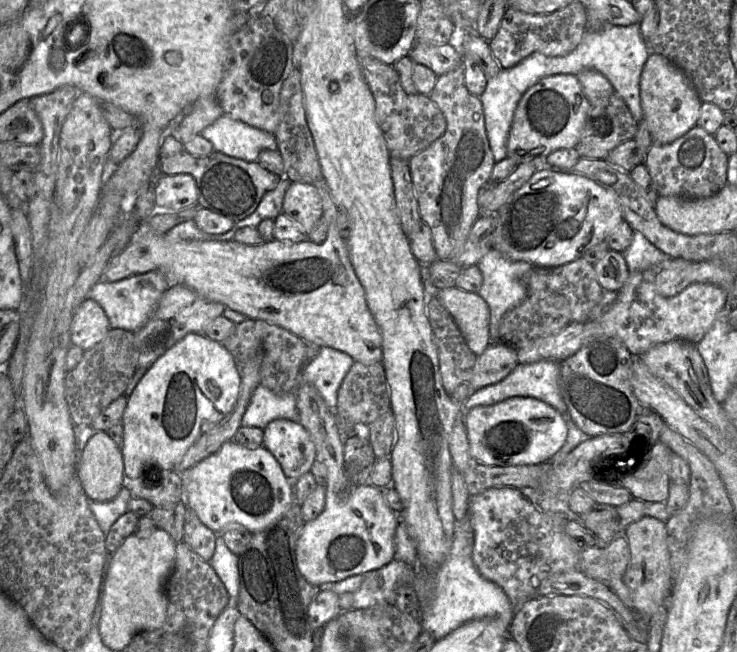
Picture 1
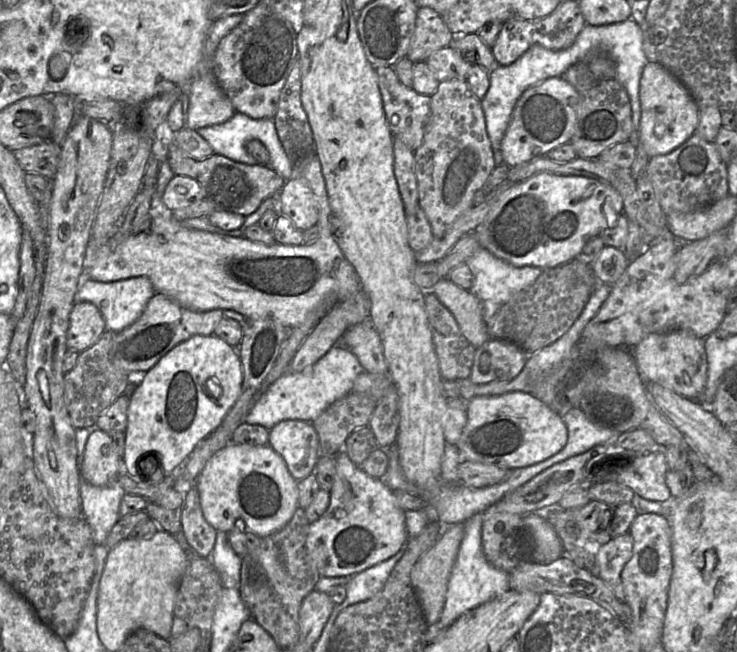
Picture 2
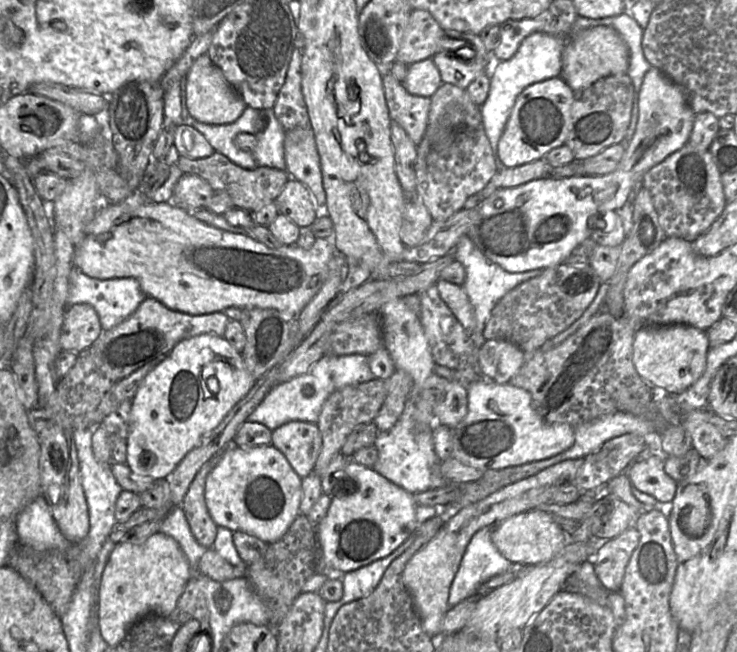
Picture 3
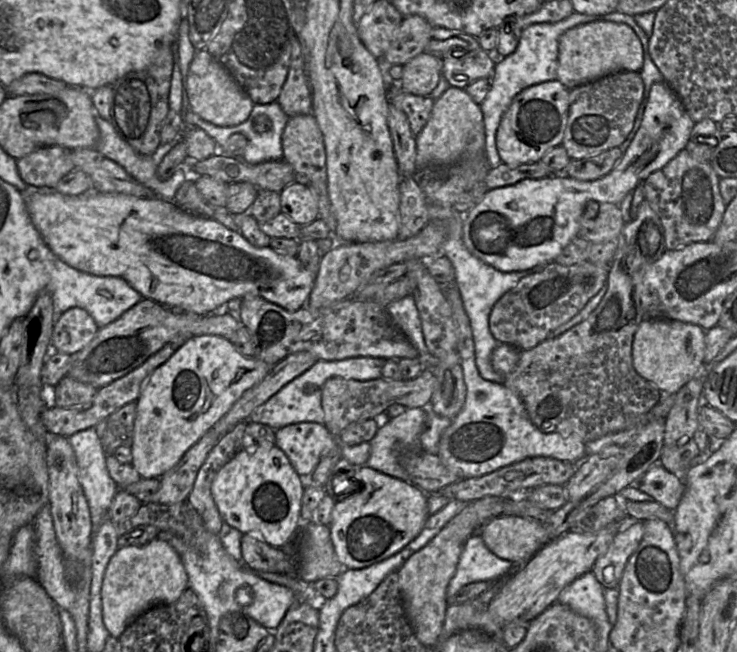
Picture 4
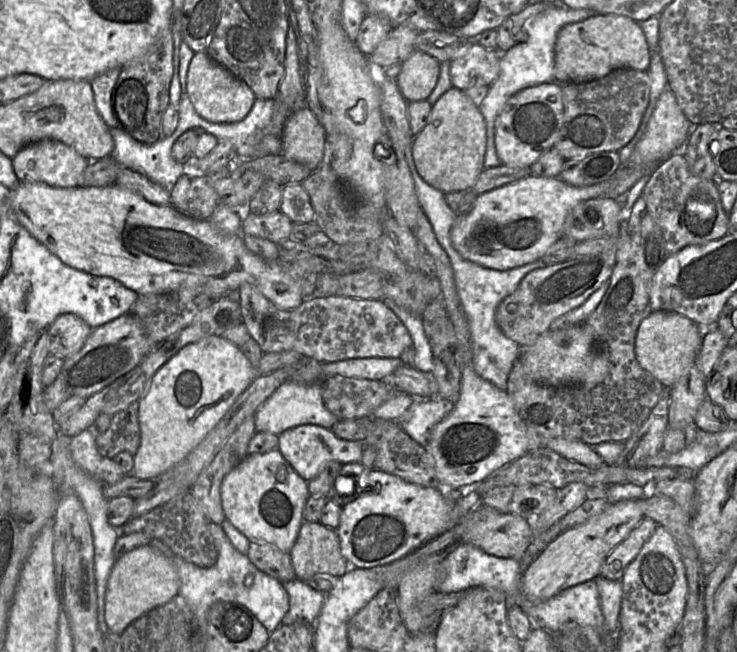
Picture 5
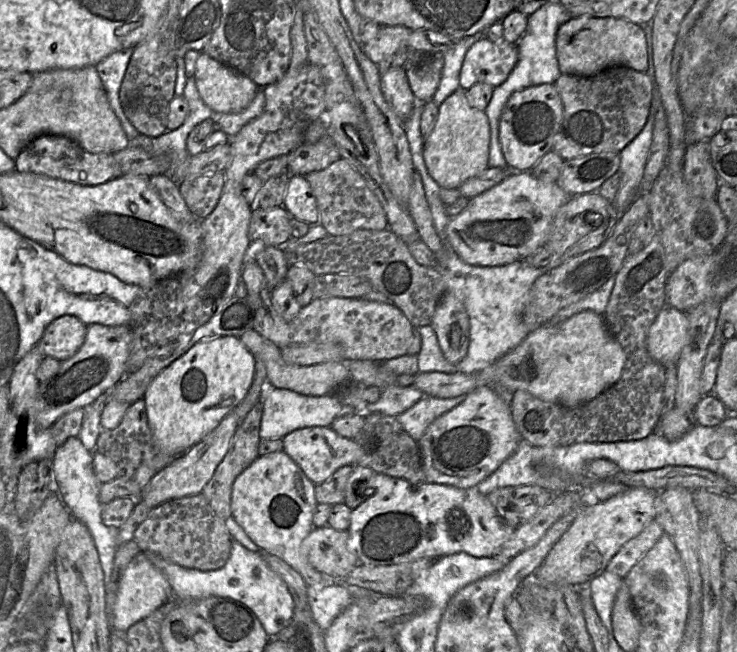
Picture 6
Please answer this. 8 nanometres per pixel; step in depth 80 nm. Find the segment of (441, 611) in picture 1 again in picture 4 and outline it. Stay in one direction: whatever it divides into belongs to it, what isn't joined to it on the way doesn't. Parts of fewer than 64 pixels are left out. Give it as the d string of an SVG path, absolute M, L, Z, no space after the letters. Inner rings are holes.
M474 533L464 545L456 572L447 587L447 598L453 597L468 584L501 579L513 566L512 562L492 553L480 534Z

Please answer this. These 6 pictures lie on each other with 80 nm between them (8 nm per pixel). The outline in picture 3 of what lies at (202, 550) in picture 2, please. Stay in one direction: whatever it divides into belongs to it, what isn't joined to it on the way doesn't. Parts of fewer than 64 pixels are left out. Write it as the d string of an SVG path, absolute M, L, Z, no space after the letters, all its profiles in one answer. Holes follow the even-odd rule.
M233 443L223 448L201 467L182 502L182 508L193 536L200 545L208 549L213 548L218 526L210 516L205 502L206 479L221 459L223 452L232 445Z

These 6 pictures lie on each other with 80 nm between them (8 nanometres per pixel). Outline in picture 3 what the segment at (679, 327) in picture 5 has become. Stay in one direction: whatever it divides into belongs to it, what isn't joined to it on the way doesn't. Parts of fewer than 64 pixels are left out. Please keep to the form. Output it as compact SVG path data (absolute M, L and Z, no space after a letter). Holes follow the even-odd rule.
M645 326L635 333L633 365L640 377L659 393L677 394L692 386L701 376L709 348L707 331L694 326Z

